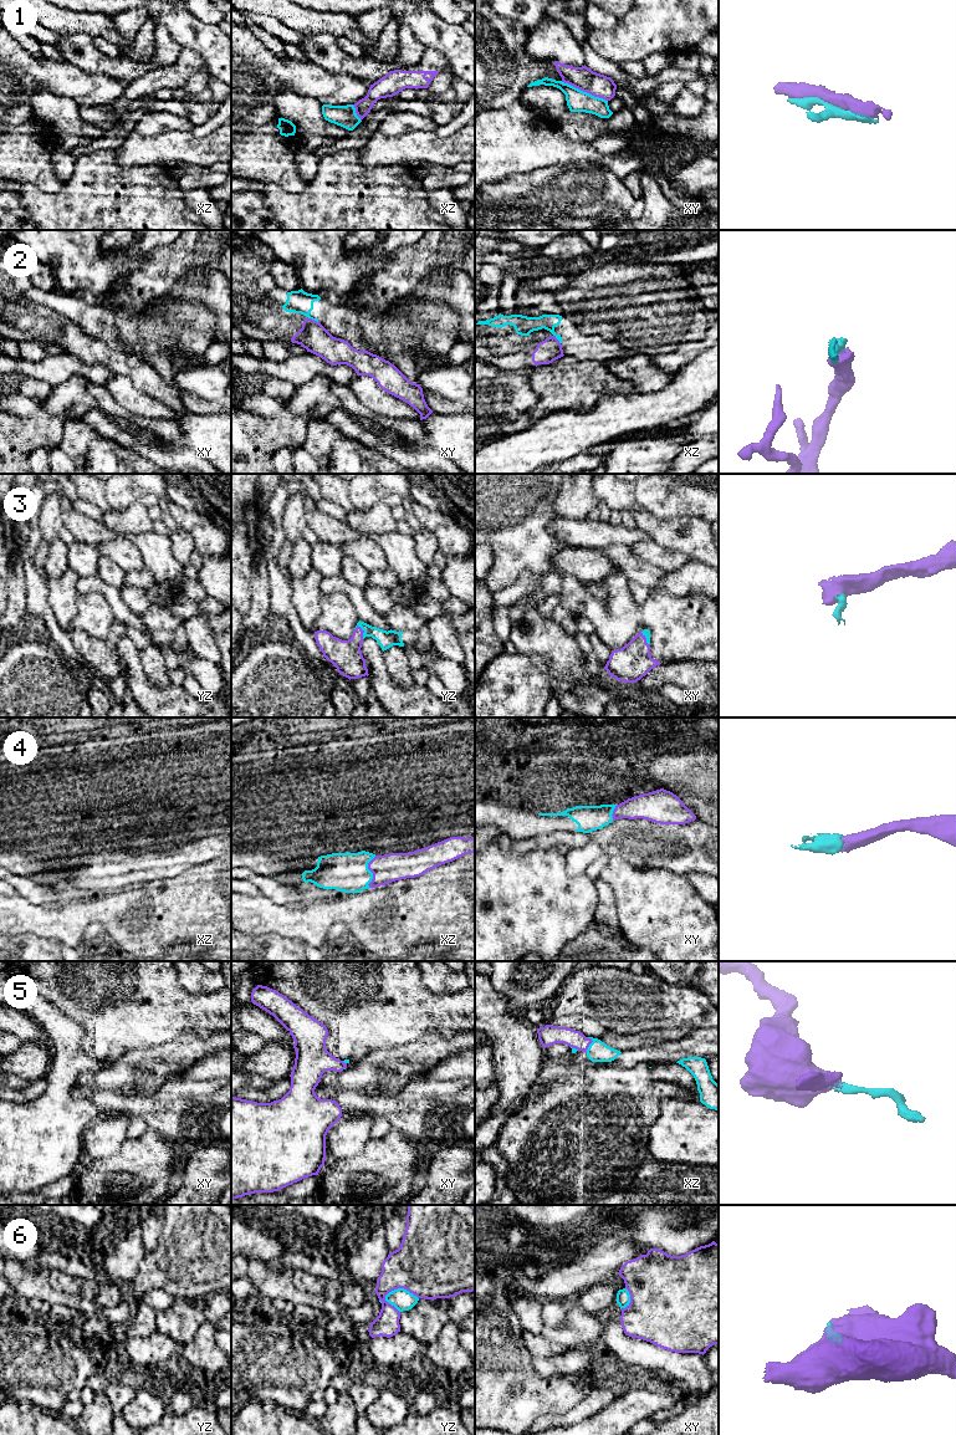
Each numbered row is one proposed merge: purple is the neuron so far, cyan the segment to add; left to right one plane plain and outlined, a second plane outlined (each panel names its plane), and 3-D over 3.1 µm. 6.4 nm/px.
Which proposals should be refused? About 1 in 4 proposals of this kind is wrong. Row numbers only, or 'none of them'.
1, 2, 6

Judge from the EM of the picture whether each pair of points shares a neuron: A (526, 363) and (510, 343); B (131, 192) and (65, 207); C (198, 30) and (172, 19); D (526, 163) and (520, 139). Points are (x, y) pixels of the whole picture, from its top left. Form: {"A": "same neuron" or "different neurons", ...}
{"A": "same neuron", "B": "same neuron", "C": "same neuron", "D": "same neuron"}

